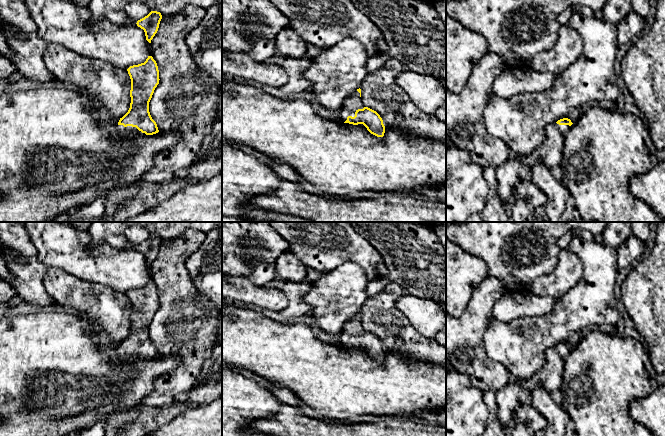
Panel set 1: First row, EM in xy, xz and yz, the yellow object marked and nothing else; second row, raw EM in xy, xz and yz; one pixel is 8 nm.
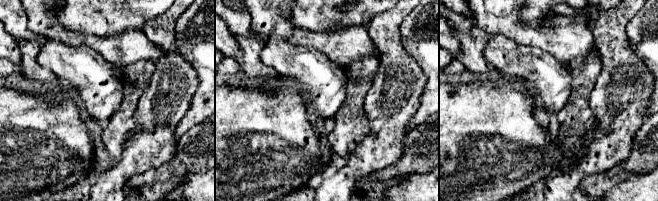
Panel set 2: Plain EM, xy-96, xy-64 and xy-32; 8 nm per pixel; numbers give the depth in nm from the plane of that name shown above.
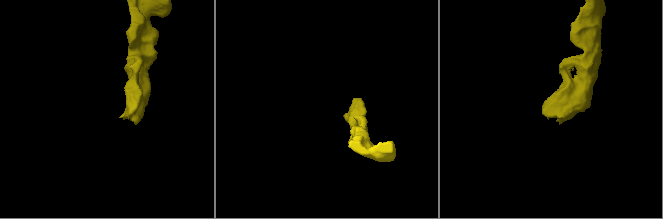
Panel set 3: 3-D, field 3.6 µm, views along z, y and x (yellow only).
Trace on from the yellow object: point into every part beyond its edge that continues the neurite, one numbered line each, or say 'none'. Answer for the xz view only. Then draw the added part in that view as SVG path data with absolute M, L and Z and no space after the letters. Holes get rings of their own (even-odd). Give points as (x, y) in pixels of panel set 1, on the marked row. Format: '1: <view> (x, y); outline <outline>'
1: xz (354, 102); outline M356 90L350 97L348 97L343 104L343 109L340 113L340 118L343 122L347 120L348 116L355 116L355 112L358 109L363 109L365 106L363 100L360 97L360 93Z

